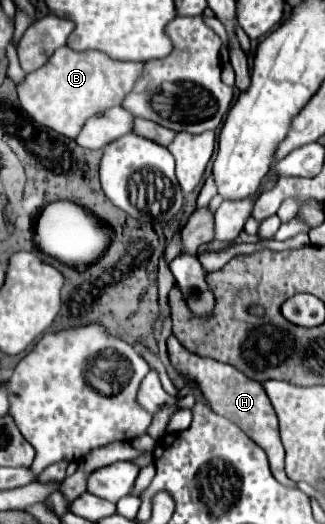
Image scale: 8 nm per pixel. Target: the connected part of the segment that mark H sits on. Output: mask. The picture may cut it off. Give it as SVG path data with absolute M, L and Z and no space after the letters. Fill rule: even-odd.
M171 334L167 338L167 350L169 350L169 360L173 364L173 368L185 376L187 380L195 382L195 386L201 390L207 406L231 420L233 424L237 424L255 444L259 444L267 458L269 458L269 466L271 466L271 474L275 476L277 482L281 482L283 486L289 486L289 488L297 488L293 480L287 478L285 470L283 470L283 462L285 462L285 450L283 450L283 444L281 444L281 438L279 438L279 426L277 426L277 416L275 416L275 410L263 390L263 386L251 378L247 378L243 372L239 372L237 368L229 366L229 364L223 364L223 362L217 362L217 360L211 360L211 358L201 358L197 354L191 354L189 350L185 350L179 340Z

